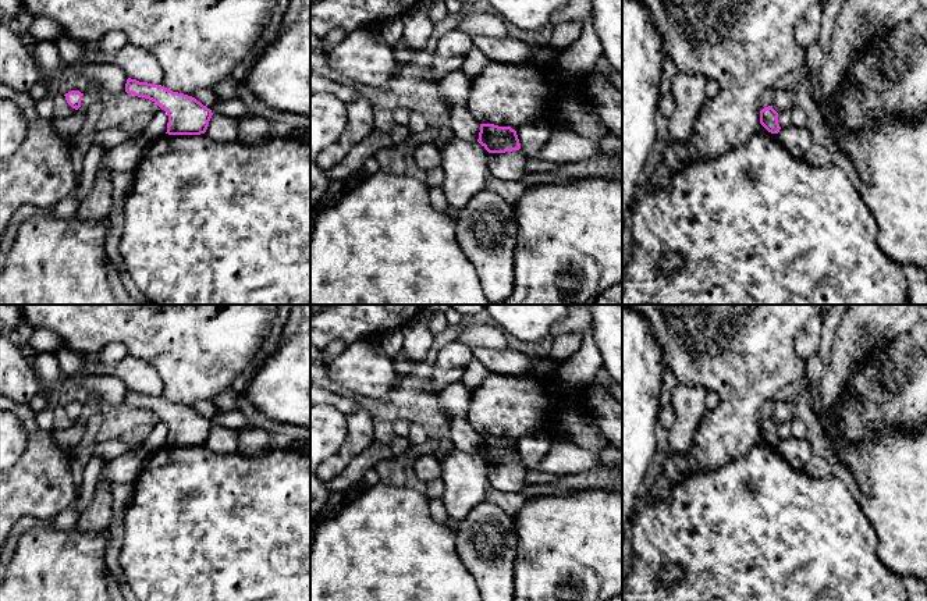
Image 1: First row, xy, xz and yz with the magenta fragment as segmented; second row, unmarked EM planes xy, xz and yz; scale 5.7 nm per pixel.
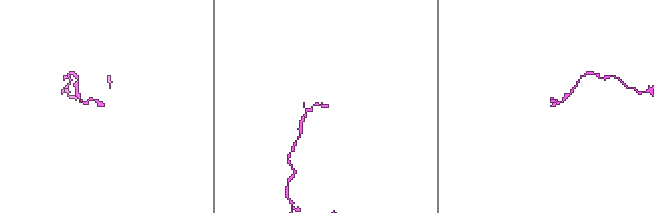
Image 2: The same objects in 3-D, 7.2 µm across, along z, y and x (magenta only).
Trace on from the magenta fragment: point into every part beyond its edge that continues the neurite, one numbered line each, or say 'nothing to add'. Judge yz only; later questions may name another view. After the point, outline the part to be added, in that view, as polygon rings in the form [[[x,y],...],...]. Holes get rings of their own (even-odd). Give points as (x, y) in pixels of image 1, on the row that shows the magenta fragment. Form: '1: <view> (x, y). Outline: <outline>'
nothing to add

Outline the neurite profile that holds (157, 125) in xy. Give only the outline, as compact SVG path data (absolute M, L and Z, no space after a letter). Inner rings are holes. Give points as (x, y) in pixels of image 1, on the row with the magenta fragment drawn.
M159 110L148 124L145 132L152 138L159 138L167 132L168 115L167 111Z

